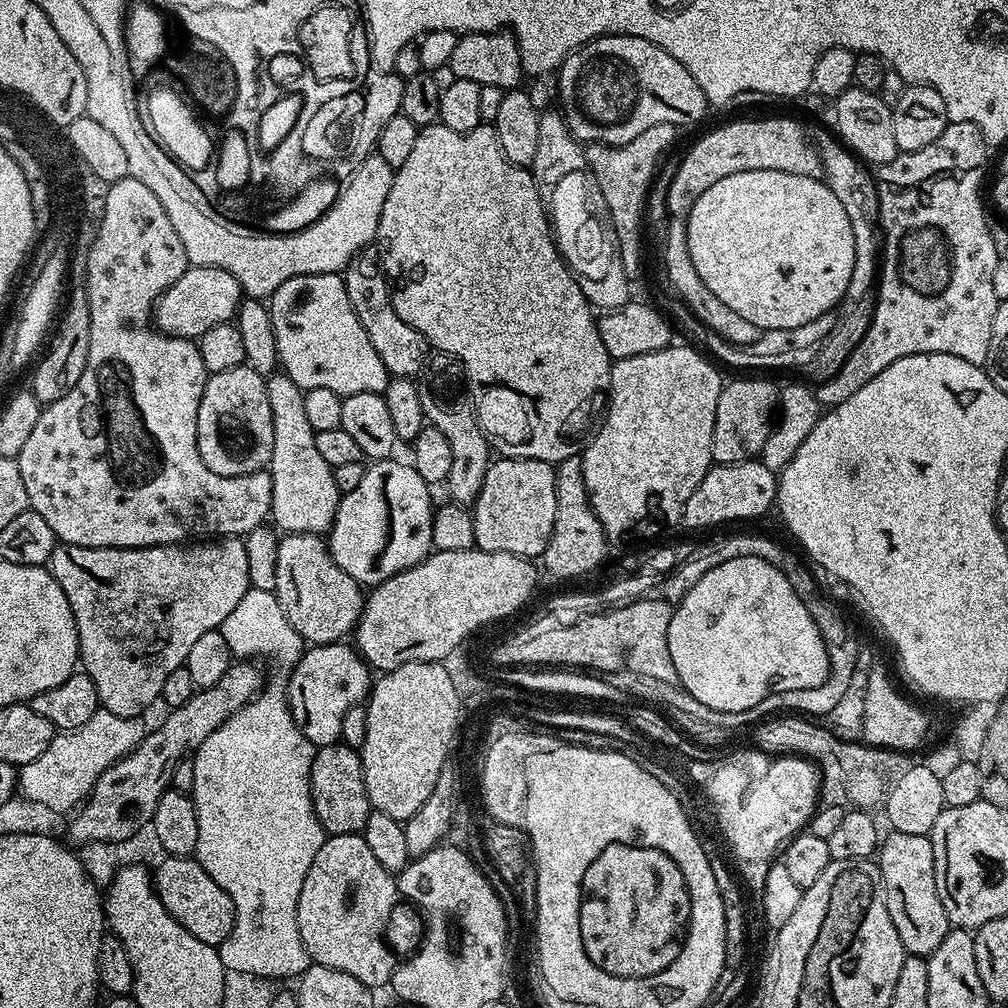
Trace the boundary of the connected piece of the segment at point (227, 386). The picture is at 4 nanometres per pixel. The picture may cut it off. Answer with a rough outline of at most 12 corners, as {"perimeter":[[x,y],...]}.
{"perimeter":[[211,373],[198,454],[223,476],[267,469],[274,418],[265,377]]}

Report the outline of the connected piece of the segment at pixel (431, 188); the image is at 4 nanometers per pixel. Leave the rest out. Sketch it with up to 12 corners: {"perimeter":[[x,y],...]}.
{"perimeter":[[425,124],[374,248],[501,457],[559,462],[614,361],[527,167]]}

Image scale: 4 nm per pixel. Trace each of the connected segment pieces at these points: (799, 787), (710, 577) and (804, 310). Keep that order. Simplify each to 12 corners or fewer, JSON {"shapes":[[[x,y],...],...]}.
{"shapes":[[[780,754],[768,776],[725,759],[706,784],[729,846],[771,861],[811,821],[816,764]],[[730,558],[675,605],[679,686],[718,712],[828,677],[781,567]],[[746,170],[694,202],[688,253],[734,314],[805,325],[853,287],[823,179]]]}

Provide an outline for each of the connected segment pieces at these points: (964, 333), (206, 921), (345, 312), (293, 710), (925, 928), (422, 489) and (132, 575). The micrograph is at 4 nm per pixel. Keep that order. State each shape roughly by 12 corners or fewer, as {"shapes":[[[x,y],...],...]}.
{"shapes":[[[949,122],[879,165],[884,273],[866,338],[815,389],[914,354],[987,365],[990,145]],[[196,859],[155,865],[162,906],[194,938],[218,946],[234,902]],[[341,273],[270,298],[279,367],[342,398],[390,373]],[[351,643],[305,650],[288,709],[317,748],[340,740],[346,710],[373,683]],[[895,830],[878,848],[886,910],[905,953],[950,931],[934,846]],[[369,463],[328,552],[362,586],[433,551],[430,485]],[[240,538],[50,571],[100,707],[143,717],[248,593]]]}

